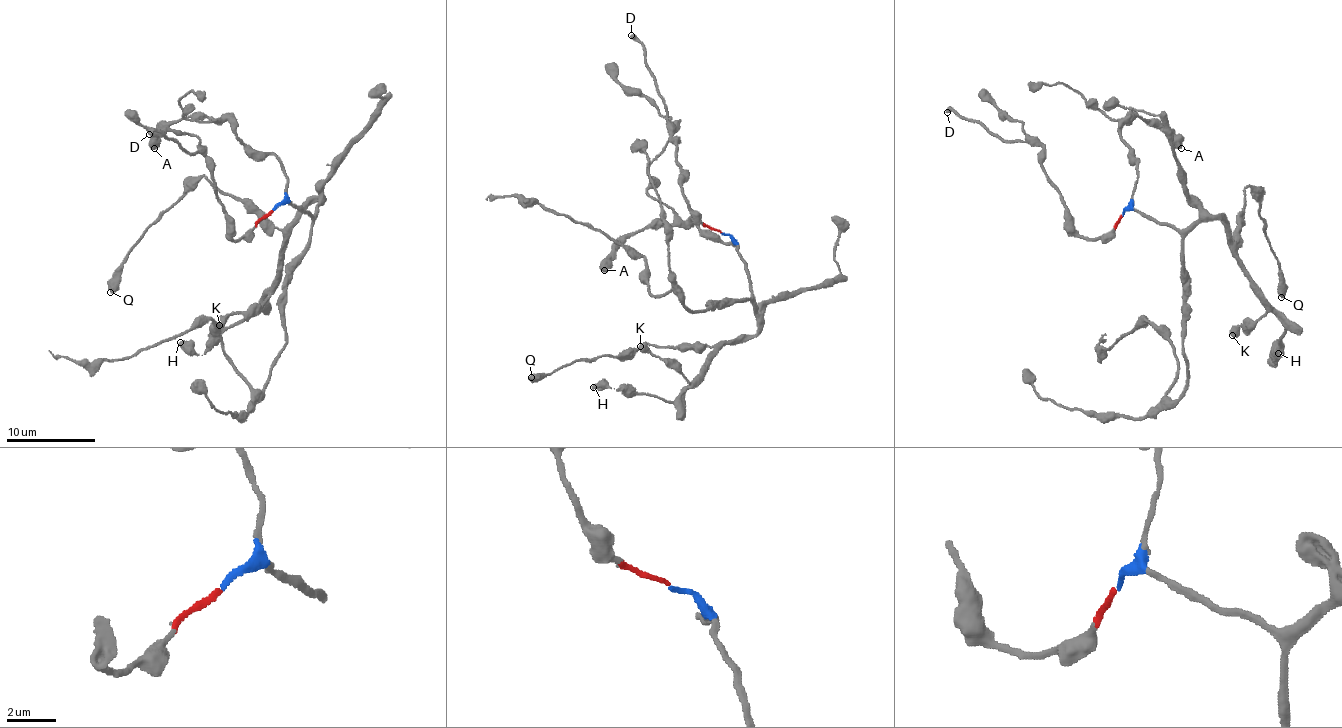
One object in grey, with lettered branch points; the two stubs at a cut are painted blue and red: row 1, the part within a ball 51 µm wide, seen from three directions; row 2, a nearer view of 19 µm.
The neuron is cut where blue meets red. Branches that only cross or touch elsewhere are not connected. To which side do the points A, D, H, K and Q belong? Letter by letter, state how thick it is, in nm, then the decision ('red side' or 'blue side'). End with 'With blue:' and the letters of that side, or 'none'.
A: 600 nm | blue side
D: 360 nm | red side
H: 550 nm | blue side
K: 600 nm | blue side
Q: 600 nm | blue side
With blue: A, H, K, Q

